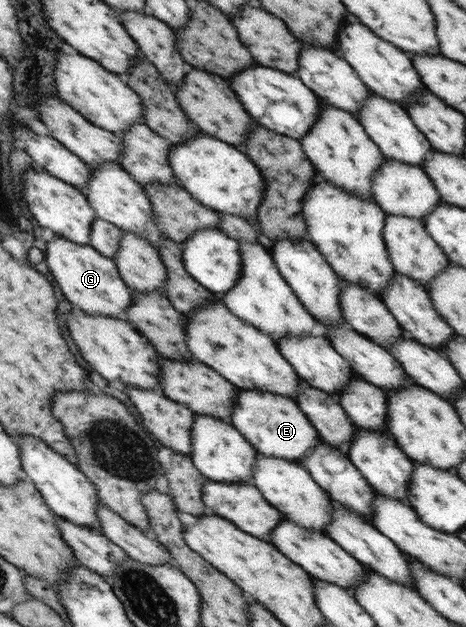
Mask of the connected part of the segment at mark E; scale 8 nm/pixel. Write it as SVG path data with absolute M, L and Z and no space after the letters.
M237 388L232 407L231 424L246 438L257 454L298 462L308 452L312 454L321 441L316 427L308 420L296 400L263 390Z

